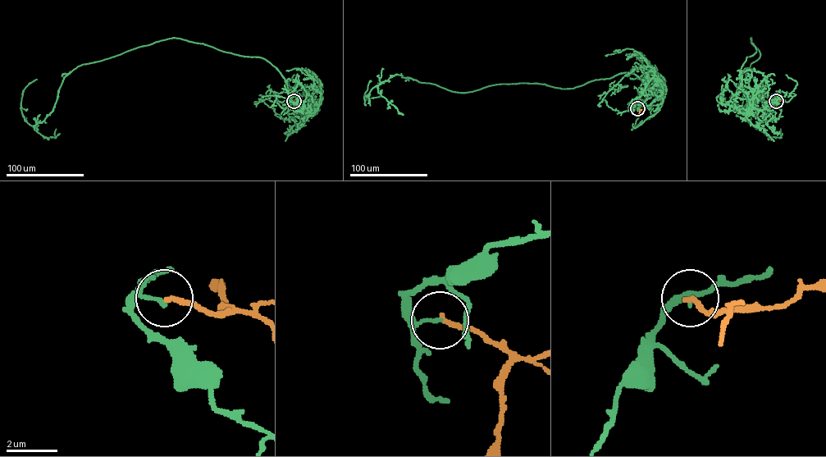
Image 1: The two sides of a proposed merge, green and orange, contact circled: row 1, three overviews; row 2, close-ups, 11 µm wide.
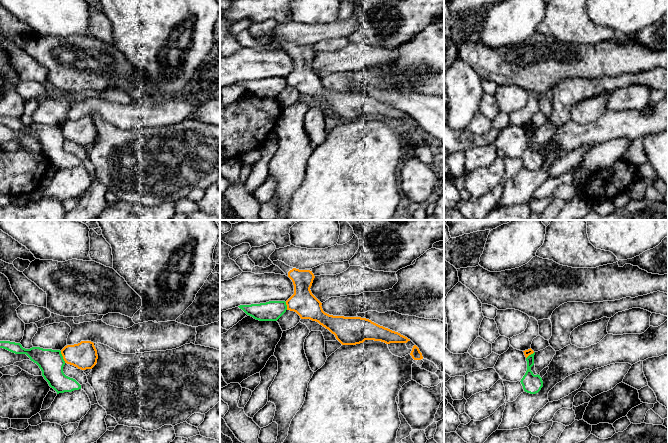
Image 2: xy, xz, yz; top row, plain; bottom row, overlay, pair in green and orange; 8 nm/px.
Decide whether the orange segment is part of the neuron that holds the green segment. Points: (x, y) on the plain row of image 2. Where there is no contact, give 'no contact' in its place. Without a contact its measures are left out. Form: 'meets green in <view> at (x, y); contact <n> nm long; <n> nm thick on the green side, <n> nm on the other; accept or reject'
meets green in xy at (62, 133); contact 100 nm long; 200 nm thick on the green side, 220 nm on the other; reject

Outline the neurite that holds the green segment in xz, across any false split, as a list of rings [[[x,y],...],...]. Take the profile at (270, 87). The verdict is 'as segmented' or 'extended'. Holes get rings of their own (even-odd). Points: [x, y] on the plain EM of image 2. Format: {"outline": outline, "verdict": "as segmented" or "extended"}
{"outline": [[[269,77],[260,80],[238,82],[247,91],[259,97],[277,97],[287,86],[285,77]]], "verdict": "as segmented"}

